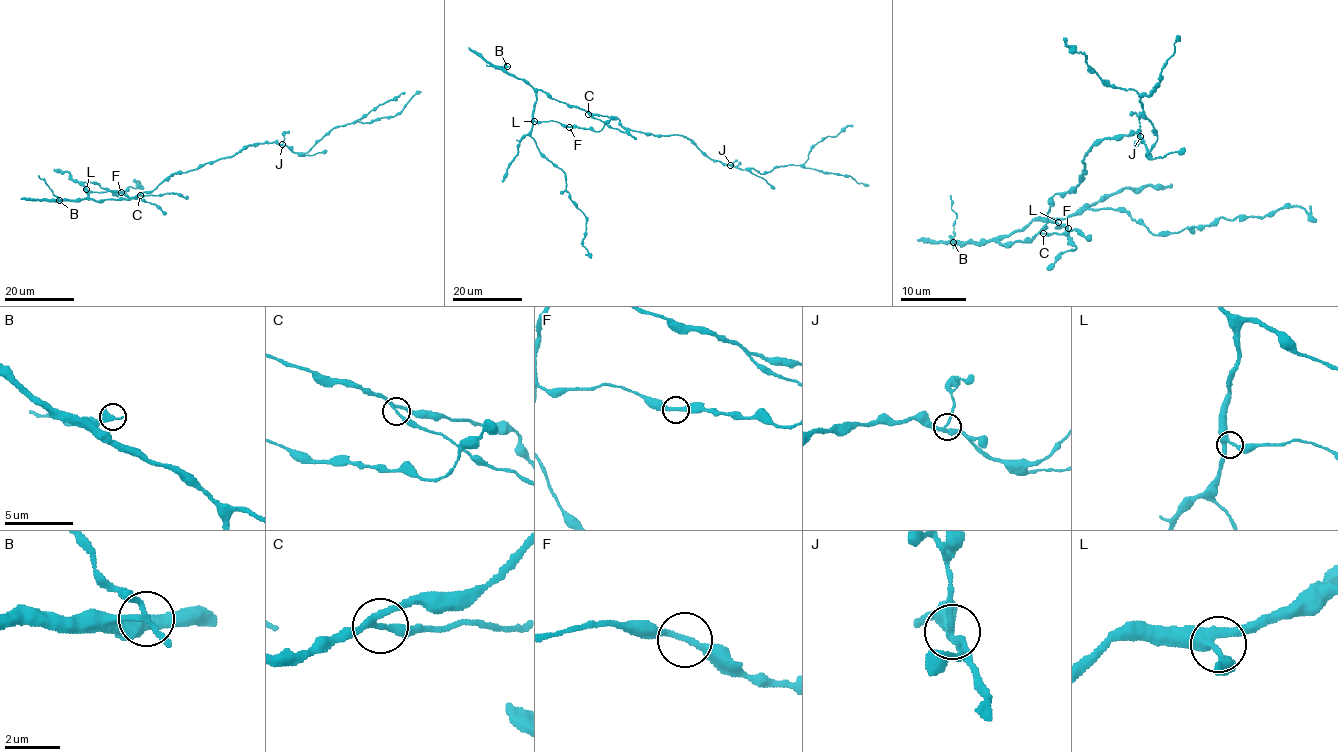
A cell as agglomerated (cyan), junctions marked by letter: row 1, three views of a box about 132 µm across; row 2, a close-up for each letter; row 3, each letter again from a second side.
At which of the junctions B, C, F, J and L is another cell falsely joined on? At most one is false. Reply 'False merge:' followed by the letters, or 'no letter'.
False merge: B

